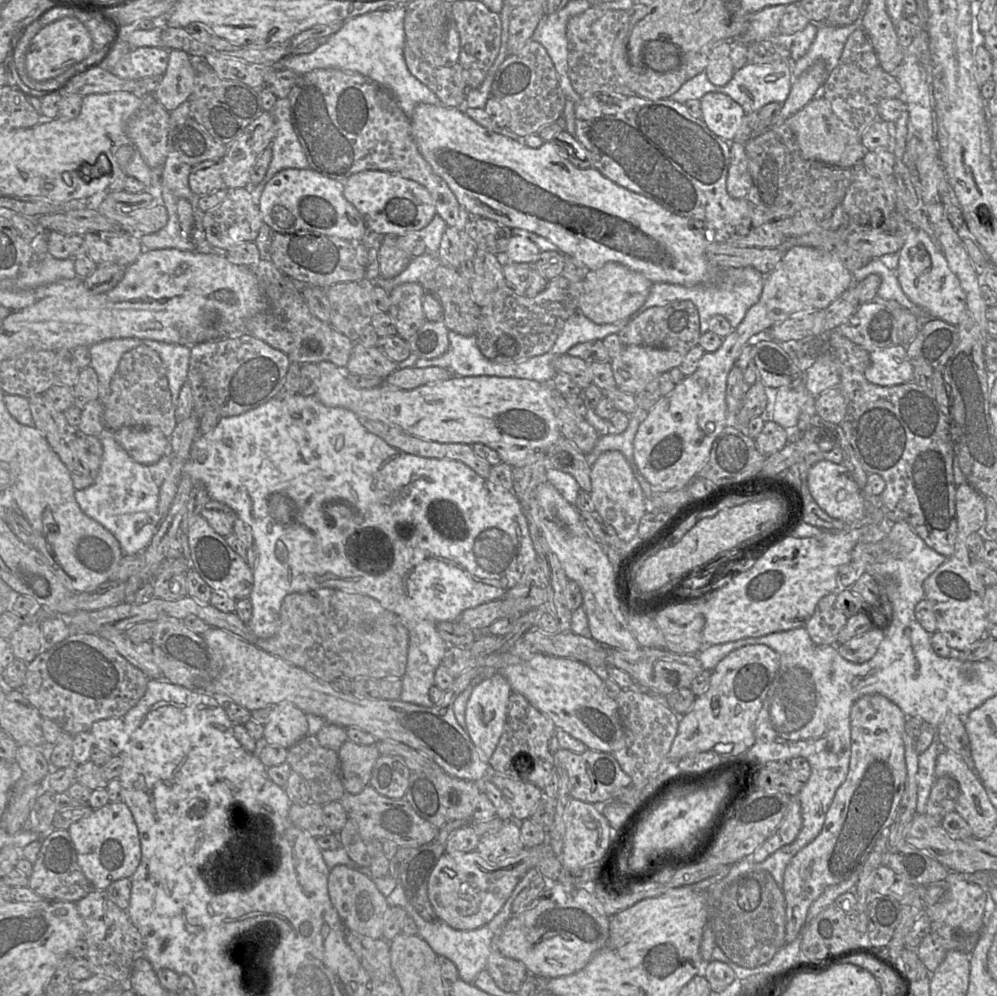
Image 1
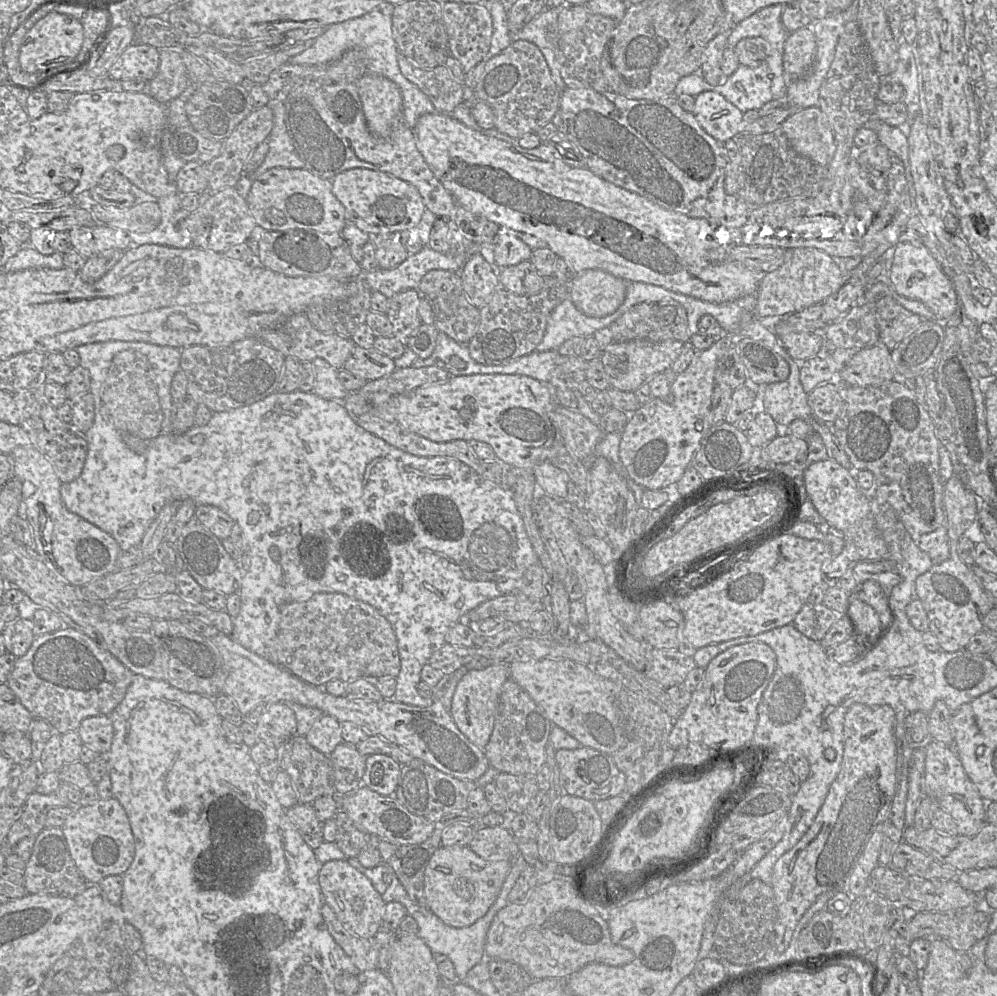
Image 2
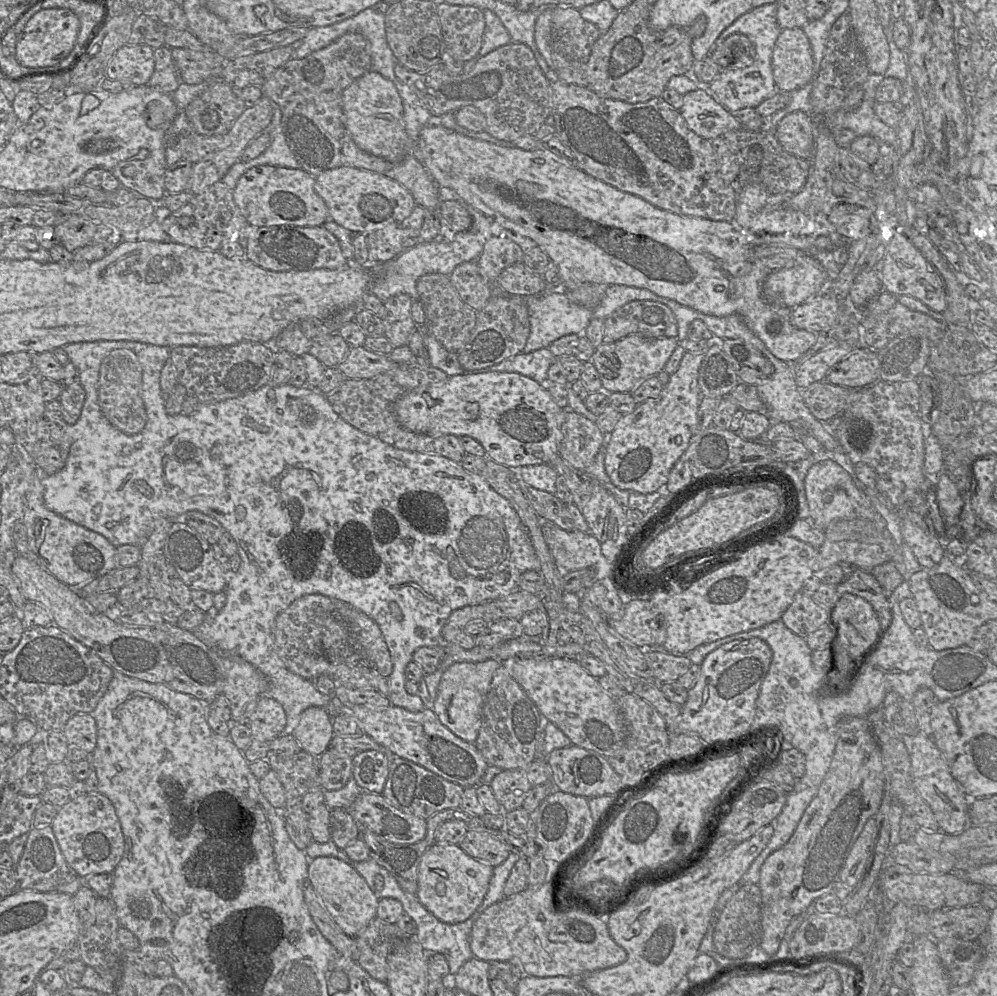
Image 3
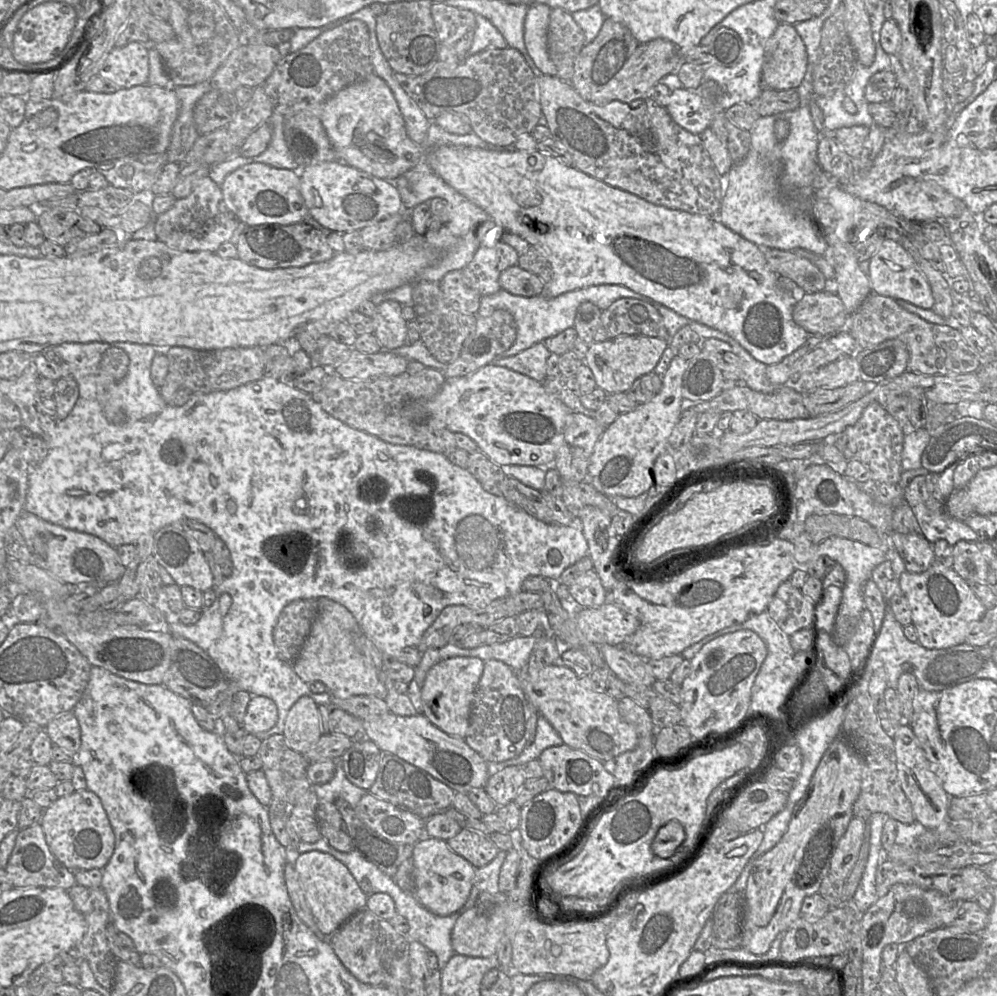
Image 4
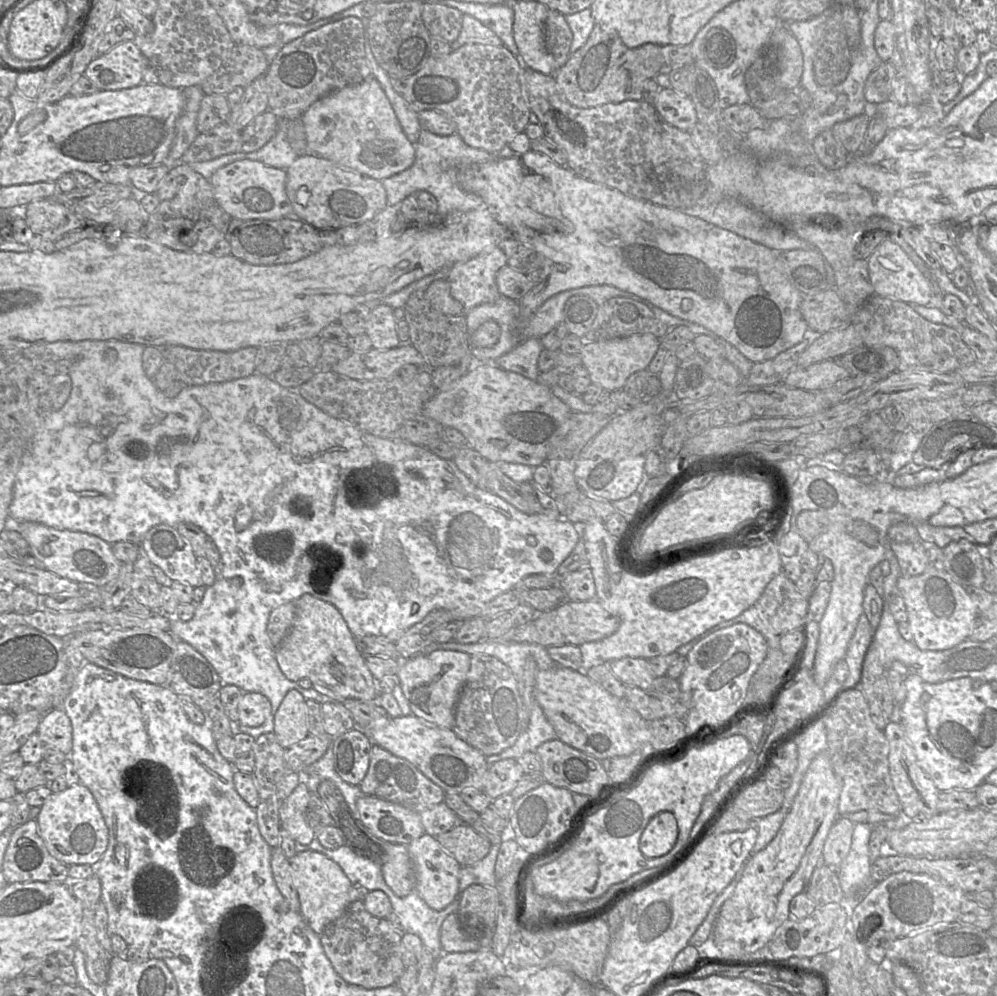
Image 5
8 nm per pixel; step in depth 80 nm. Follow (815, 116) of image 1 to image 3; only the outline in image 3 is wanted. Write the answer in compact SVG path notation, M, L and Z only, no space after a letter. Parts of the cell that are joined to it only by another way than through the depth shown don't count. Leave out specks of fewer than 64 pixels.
M791 112L776 125L774 132L785 151L811 159L814 154L814 118L811 114Z

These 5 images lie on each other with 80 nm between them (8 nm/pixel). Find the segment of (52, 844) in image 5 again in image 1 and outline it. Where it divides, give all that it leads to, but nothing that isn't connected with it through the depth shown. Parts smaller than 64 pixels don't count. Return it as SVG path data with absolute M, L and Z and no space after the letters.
M122 801L109 802L93 809L88 816L71 824L67 831L73 841L78 864L94 889L106 890L114 881L131 878L140 865L142 854L138 827L130 809Z

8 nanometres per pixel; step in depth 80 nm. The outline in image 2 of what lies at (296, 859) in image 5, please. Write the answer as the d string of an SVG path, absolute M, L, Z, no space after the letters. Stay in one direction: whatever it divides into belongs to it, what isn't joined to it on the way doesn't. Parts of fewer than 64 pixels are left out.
M332 860L321 865L319 885L324 903L328 904L350 933L372 939L381 929L386 903L371 881L346 860Z

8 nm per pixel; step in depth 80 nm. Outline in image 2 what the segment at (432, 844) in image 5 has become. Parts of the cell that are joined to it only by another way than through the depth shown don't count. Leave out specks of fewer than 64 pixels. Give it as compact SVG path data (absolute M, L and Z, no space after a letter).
M440 847L432 855L424 878L427 908L445 924L464 928L481 919L494 904L511 869L510 860L488 861L469 847Z

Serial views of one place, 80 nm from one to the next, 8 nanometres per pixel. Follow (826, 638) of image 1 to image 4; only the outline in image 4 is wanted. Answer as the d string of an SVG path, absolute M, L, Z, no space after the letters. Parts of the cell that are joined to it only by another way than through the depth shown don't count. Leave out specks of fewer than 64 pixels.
M787 580L777 589L766 611L787 635L813 627L815 607L800 589Z

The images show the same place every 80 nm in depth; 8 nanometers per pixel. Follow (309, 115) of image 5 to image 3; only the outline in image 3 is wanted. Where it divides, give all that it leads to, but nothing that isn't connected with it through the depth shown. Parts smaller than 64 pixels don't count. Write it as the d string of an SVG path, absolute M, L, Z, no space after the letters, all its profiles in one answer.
M369 71L342 91L343 122L355 144L362 150L387 161L399 162L414 154L403 118L401 97L391 80Z

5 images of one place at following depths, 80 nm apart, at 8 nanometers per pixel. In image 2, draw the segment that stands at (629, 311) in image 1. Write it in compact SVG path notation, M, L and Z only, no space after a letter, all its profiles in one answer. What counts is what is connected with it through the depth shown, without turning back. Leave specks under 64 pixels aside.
M586 270L571 280L569 299L589 317L605 317L623 304L627 283L603 270Z

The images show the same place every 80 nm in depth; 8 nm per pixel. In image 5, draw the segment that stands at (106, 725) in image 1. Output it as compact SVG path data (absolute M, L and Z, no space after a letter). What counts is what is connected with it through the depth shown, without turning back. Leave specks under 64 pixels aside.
M53 709L43 714L36 734L44 745L52 746L65 755L73 748L73 729L71 721L62 709Z

